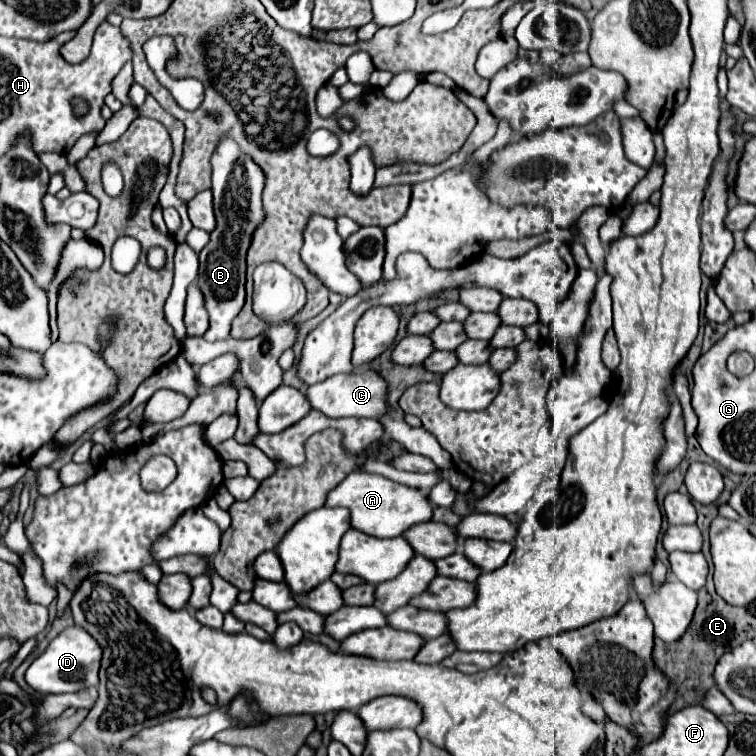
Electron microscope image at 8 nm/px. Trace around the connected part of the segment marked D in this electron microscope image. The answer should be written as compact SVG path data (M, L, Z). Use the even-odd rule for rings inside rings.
M68 626L62 630L50 646L34 660L34 664L26 672L26 682L42 692L42 694L64 694L64 692L78 692L82 688L98 686L98 670L102 662L102 648L98 642L82 628L82 626Z

